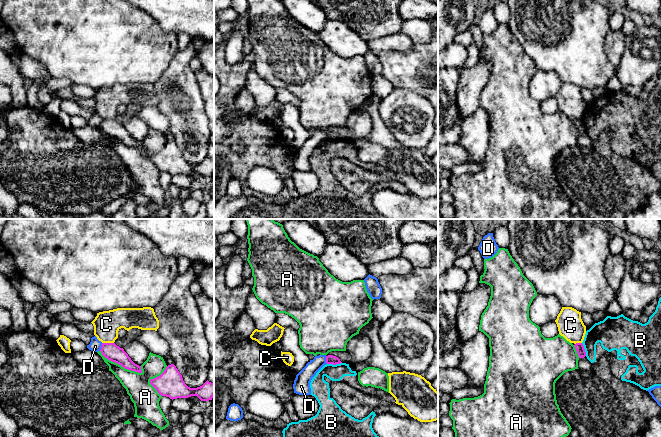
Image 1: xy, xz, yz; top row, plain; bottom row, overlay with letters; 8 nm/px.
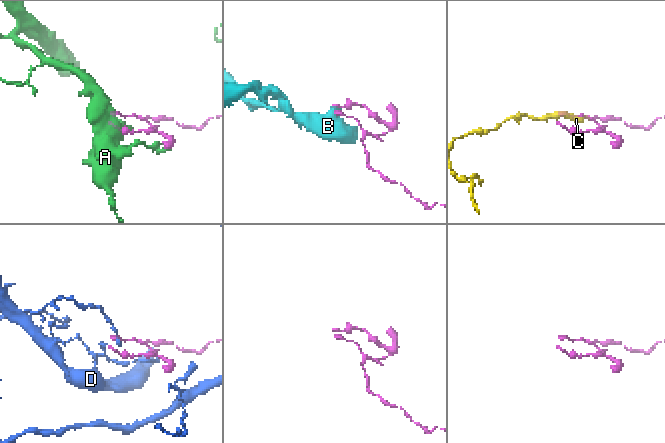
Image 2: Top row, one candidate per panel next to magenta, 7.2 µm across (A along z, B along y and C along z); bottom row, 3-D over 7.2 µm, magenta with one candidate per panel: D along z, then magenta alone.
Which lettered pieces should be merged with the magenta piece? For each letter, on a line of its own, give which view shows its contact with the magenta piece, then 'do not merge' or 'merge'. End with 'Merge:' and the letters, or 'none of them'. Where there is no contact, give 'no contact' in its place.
A: xy | do not merge
B: xz | do not merge
C: xy | do not merge
D: xy | do not merge
Merge: none of them

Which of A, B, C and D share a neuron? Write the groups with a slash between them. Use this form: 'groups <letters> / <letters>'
groups A / B / C / D

